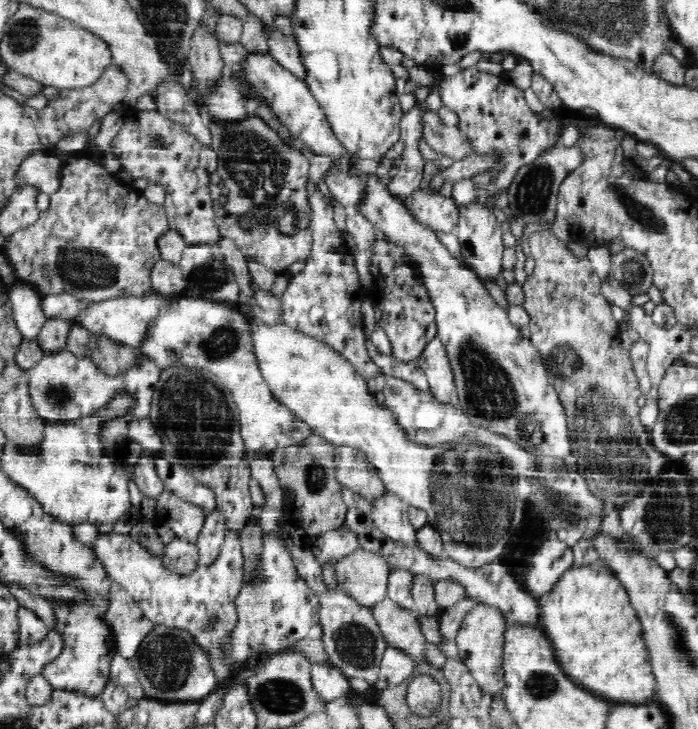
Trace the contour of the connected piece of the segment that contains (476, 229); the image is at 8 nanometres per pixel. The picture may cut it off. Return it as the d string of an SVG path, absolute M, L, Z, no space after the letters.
M470 206L468 210L460 210L460 224L455 230L455 236L462 246L462 261L483 285L486 282L496 283L502 274L506 250L502 235L501 224L495 220L490 208L481 209L479 206Z

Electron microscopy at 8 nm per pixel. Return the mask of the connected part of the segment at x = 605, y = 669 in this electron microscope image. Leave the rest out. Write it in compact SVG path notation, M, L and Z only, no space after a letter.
M592 563L588 566L572 567L567 570L554 588L539 601L537 624L551 642L553 653L560 662L562 672L576 685L609 705L642 706L655 702L655 678L648 660L646 644L642 638L642 624L636 610L630 604L627 588L605 564Z

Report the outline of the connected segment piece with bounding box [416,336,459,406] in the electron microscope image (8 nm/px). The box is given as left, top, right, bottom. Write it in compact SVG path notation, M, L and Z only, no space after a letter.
M436 336L429 340L416 364L426 373L430 392L438 402L459 406L448 352L440 338Z

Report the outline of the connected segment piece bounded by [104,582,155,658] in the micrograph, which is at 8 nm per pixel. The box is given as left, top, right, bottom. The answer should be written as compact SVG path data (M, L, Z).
M111 583L110 587L114 587L114 601L111 602L111 608L105 612L104 619L106 624L117 635L116 647L117 650L124 658L130 658L133 654L136 654L136 650L140 648L140 643L154 627L154 623L144 616L142 610L138 606L138 603L123 589L121 584Z

